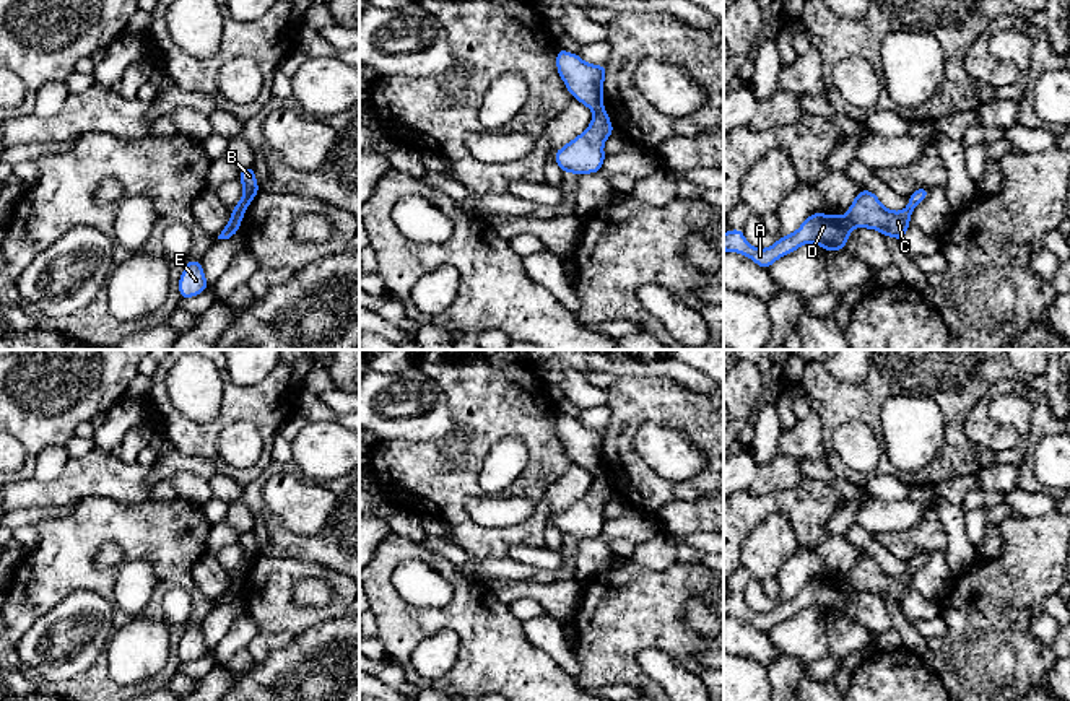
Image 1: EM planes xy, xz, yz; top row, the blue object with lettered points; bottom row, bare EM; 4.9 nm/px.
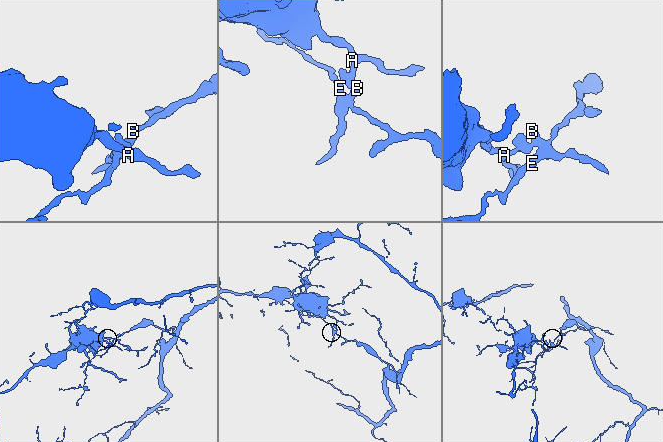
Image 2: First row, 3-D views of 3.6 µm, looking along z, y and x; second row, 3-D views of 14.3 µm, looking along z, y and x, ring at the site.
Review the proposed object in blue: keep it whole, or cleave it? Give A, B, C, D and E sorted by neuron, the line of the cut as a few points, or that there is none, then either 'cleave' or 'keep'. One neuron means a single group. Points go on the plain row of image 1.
A D / B C E; cut in yz along (844, 581), (852, 591); cleave

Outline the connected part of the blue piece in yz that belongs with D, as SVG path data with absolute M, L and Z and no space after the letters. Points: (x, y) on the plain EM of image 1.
M811 577L795 597L781 602L769 613L750 610L743 594L730 594L724 599L724 615L743 618L768 634L777 623L792 618L807 607L815 607L826 616L844 615L850 595L852 590L846 581Z

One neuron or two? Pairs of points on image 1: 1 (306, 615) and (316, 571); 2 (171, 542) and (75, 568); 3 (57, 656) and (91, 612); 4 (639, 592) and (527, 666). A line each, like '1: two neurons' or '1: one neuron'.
1: one neuron
2: one neuron
3: one neuron
4: two neurons

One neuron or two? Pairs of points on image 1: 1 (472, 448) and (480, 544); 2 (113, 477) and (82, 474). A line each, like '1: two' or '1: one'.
1: one
2: one

